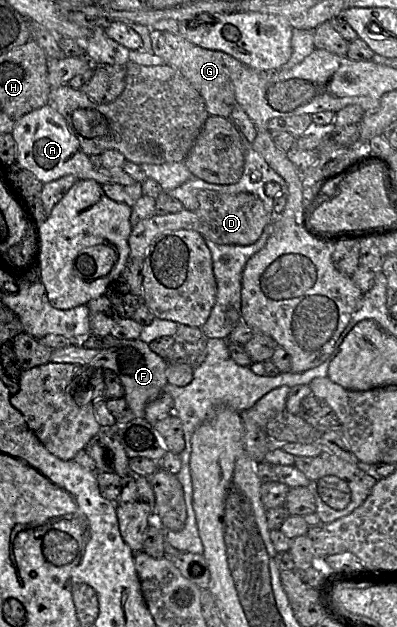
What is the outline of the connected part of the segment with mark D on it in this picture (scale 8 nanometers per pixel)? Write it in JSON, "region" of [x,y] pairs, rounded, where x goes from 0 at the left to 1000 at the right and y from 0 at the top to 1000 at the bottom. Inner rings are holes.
{"region":[[[506,301],[496,306],[494,316],[501,322],[496,335],[476,337],[463,332],[446,340],[390,341],[332,362],[322,380],[327,411],[360,413],[373,394],[398,375],[453,365],[496,368],[516,383],[552,391],[632,391],[657,378],[668,364],[695,346],[678,341],[657,317],[632,308],[567,309]]]}

